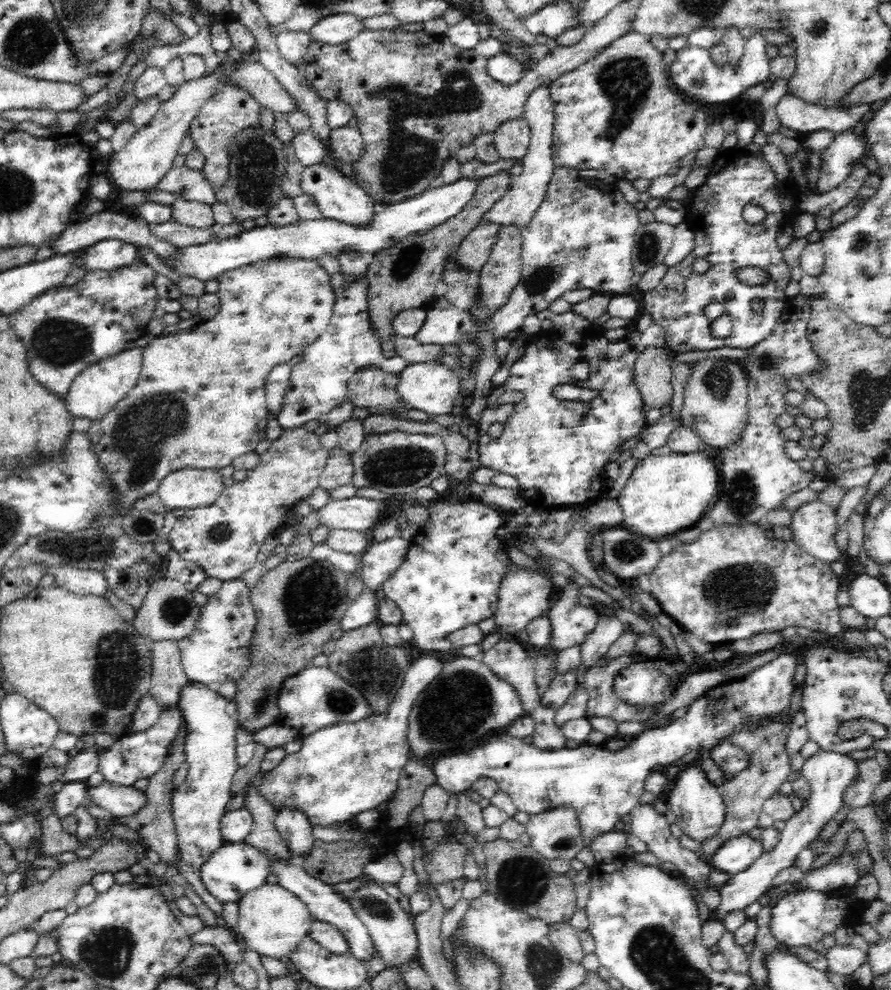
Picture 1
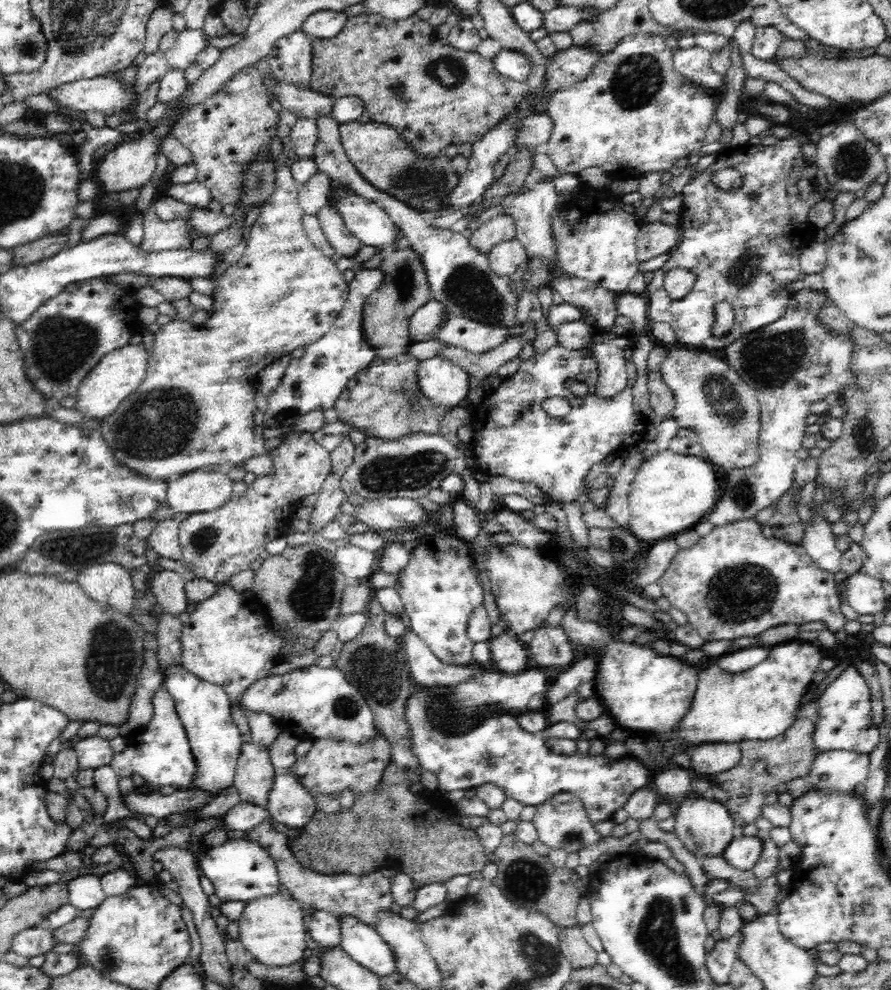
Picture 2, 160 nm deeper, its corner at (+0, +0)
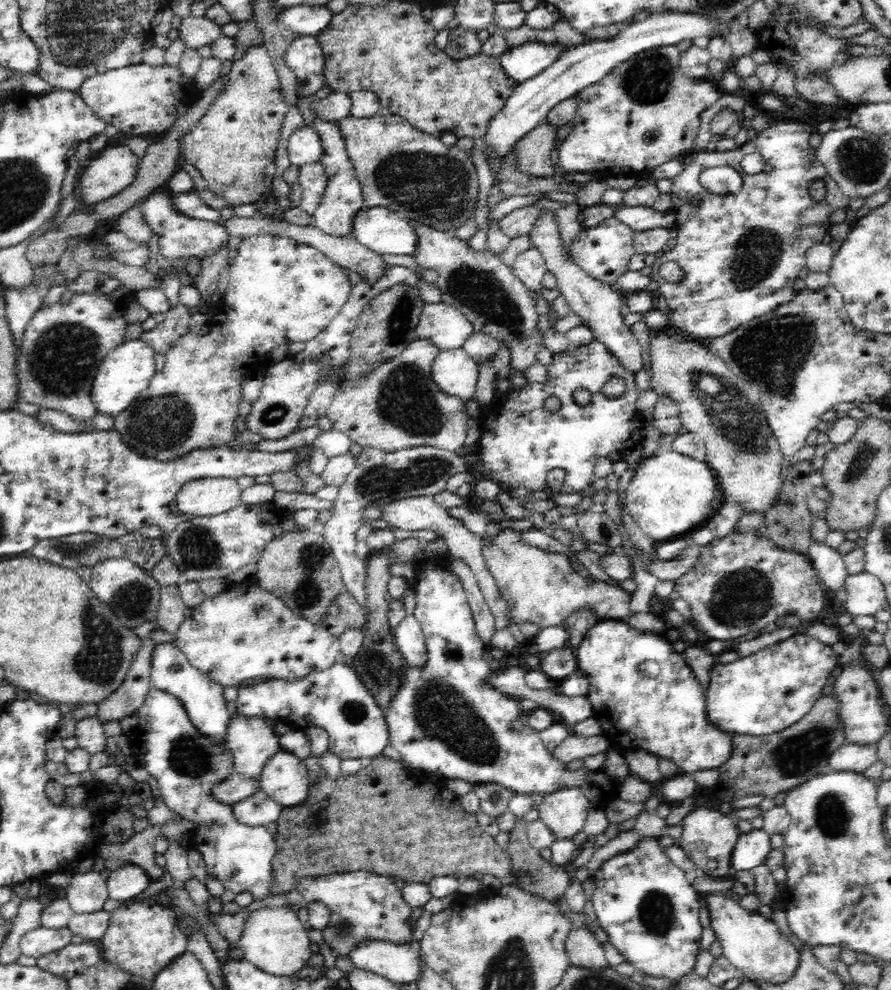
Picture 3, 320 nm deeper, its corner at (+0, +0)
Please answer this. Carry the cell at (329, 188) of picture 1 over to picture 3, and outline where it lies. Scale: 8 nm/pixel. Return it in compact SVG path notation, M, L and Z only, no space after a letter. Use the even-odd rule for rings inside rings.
M365 205L352 220L351 233L360 244L376 254L414 256L414 228L388 208Z

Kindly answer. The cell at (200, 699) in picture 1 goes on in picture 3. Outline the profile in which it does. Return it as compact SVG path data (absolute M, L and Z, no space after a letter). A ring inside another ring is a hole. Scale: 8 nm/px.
M174 641L164 642L155 647L151 659L151 684L153 689L168 692L179 699L187 713L187 718L190 719L198 734L202 734L203 738L209 742L226 748L225 738L228 736L229 720L232 716L226 707L223 684L214 682L194 668L187 657L175 646Z

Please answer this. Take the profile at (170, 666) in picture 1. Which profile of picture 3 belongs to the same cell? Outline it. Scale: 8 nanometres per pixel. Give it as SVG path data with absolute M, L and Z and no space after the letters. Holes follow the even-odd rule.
M178 584L164 587L158 604L156 623L158 628L177 636L178 629L185 619L185 602L182 600Z

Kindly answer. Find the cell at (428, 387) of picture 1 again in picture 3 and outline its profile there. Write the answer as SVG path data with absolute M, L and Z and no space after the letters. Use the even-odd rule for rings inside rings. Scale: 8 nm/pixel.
M462 348L441 350L431 364L431 378L438 390L447 395L472 400L478 380L478 363Z

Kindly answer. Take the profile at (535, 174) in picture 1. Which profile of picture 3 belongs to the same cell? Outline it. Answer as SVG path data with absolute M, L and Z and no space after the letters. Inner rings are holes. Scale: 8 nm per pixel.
M545 210L537 219L533 230L528 234L532 241L532 247L536 247L544 259L546 259L546 270L554 273L557 279L557 289L564 296L568 306L583 320L583 324L592 329L596 341L601 341L621 361L621 365L628 371L638 374L638 370L644 366L642 362L642 346L632 334L631 327L624 325L624 316L620 308L626 300L623 292L614 292L611 286L599 282L588 276L576 263L570 262L563 254L560 240L560 231L556 223L556 214L552 210Z

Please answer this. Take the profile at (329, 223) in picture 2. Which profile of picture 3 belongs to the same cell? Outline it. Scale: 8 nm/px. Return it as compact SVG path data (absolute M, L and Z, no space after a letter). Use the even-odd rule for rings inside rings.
M314 117L312 126L322 142L324 153L319 162L324 166L327 177L324 197L313 213L313 226L320 228L326 234L343 237L352 232L352 220L355 213L365 206L362 186L355 176L355 168L351 165L350 156L347 155L347 148L344 145L342 131L339 130L338 123Z

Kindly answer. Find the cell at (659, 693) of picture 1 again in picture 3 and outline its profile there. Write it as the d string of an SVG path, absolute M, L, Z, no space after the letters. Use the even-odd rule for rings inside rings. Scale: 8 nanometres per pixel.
M600 620L583 636L576 651L578 669L589 681L587 698L594 708L594 718L602 727L602 735L612 747L625 750L645 750L654 756L666 758L676 764L679 773L718 769L733 754L732 737L718 730L706 720L706 692L697 674L674 650L673 644L662 634L634 630L626 621Z

